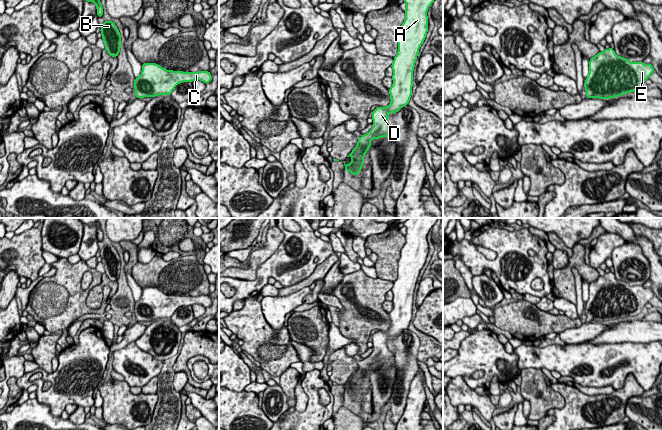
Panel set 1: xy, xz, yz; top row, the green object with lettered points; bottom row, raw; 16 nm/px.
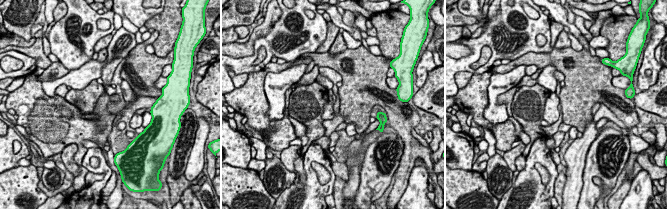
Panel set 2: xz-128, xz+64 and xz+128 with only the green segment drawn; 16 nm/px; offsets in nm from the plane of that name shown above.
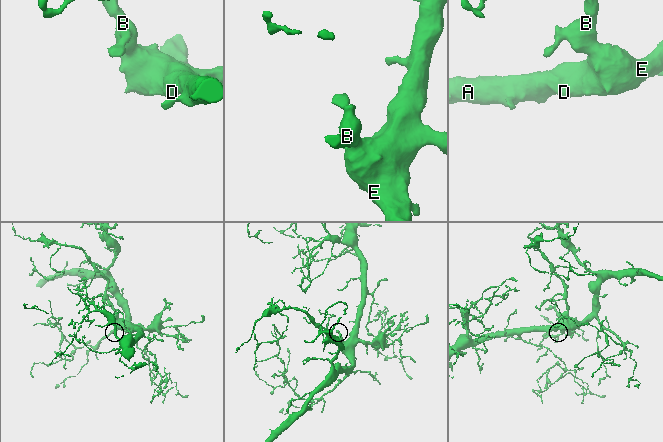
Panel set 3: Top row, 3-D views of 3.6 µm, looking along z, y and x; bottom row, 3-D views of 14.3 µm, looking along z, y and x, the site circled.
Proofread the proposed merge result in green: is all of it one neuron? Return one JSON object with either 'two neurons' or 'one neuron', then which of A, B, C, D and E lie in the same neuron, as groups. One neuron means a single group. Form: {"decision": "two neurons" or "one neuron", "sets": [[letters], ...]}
{"decision": "one neuron", "sets": [["A", "B", "C", "D", "E"]]}

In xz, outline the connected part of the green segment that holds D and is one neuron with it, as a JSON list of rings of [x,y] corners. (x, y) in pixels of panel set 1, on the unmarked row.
[[[409,218],[404,222],[404,227],[406,228],[406,242],[400,252],[401,255],[398,261],[398,276],[394,281],[393,287],[391,288],[393,293],[393,309],[389,312],[391,327],[387,331],[379,330],[372,336],[372,353],[358,362],[357,370],[347,380],[352,382],[351,387],[346,389],[345,385],[343,385],[345,395],[352,397],[354,400],[361,396],[362,389],[364,388],[364,380],[371,370],[371,364],[382,361],[394,361],[395,355],[388,348],[388,339],[390,337],[398,336],[402,331],[408,329],[410,325],[412,319],[414,290],[420,270],[424,266],[428,256],[427,235],[436,223],[437,219],[438,218]]]

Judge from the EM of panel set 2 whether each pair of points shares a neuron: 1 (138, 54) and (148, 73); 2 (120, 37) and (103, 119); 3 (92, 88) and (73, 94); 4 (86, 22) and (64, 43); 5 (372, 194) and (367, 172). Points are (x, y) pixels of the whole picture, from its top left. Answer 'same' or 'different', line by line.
1: same
2: different
3: same
4: same
5: same

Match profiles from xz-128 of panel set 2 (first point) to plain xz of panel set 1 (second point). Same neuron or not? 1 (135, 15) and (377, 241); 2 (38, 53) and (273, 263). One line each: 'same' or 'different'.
1: different
2: different

